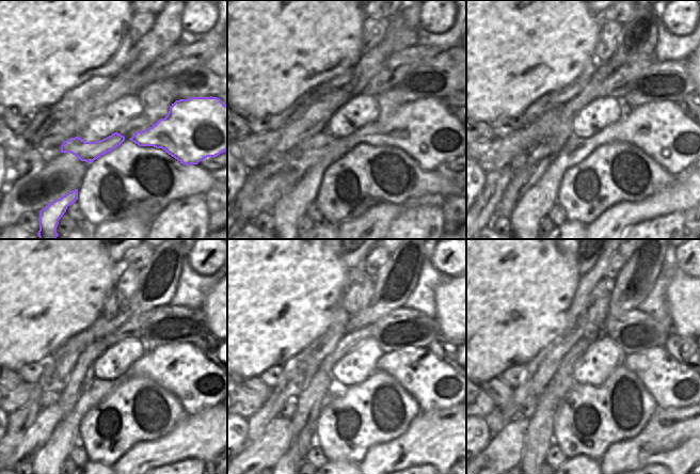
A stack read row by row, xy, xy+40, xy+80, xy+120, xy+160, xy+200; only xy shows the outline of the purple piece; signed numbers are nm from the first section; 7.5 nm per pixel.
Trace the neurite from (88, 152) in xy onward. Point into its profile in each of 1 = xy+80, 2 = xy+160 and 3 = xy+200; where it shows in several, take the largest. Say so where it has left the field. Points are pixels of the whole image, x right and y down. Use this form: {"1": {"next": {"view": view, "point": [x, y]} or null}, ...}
{"1": {"next": {"view": "xy+80", "point": [661, 129]}}, "2": {"next": {"view": "xy+160", "point": [435, 384]}}, "3": {"next": {"view": "xy+200", "point": [672, 384]}}}

